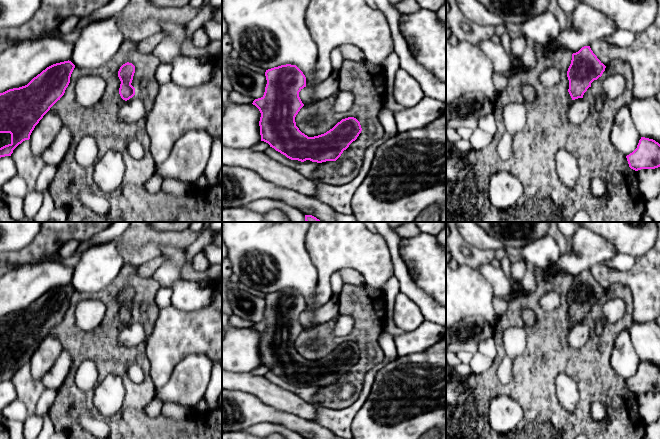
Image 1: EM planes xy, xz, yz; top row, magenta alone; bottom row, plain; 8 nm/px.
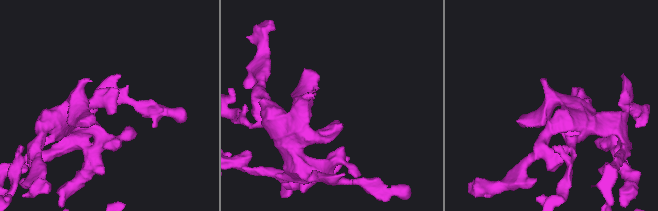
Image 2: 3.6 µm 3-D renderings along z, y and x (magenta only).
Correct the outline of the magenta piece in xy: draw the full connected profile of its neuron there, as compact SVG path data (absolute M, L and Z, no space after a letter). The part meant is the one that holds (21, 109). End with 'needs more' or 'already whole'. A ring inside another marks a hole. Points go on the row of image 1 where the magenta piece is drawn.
M69 60L53 64L27 85L0 93L0 158L11 156L19 144L30 139L35 126L64 95L74 68L75 65Z | needs more

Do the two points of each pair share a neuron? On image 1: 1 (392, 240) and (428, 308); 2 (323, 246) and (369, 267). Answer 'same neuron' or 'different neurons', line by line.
1: same neuron
2: same neuron

